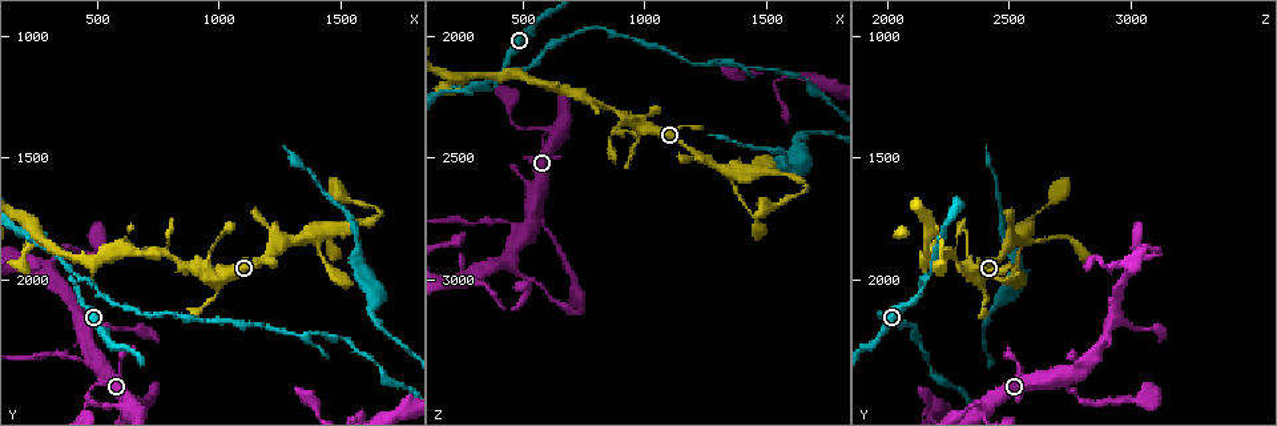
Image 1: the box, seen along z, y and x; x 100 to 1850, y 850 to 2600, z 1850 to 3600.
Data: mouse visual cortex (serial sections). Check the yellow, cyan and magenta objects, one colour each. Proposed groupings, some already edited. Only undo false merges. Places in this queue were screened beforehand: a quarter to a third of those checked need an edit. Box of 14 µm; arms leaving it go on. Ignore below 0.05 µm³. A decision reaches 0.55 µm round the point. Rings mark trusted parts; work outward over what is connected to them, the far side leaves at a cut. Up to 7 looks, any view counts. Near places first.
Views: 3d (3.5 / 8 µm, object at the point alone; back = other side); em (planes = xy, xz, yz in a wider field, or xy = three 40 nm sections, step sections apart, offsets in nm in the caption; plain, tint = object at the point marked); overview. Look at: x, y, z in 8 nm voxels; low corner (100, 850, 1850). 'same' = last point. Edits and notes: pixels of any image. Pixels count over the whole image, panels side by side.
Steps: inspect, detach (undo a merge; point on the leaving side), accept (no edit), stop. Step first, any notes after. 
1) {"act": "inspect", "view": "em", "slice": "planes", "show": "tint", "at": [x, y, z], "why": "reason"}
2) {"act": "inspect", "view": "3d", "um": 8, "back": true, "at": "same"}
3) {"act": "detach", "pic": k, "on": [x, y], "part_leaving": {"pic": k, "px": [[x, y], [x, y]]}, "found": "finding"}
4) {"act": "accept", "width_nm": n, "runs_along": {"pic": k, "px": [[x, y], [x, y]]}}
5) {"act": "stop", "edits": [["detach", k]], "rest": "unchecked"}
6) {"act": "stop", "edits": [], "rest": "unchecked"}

{"act": "inspect", "view": "3d", "um": 3.5, "at": [410, 2030, 2150], "why": "three-way junction"}

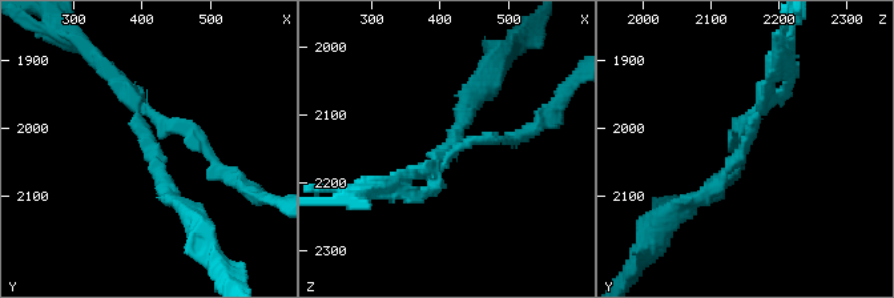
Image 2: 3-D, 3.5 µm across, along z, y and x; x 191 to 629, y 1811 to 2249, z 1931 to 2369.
{"act": "inspect", "view": "em", "slice": "planes", "show": "tint", "at": [420, 2030, 2145], "arms": 3, "arm_widths_nm": [150, 150, 200]}

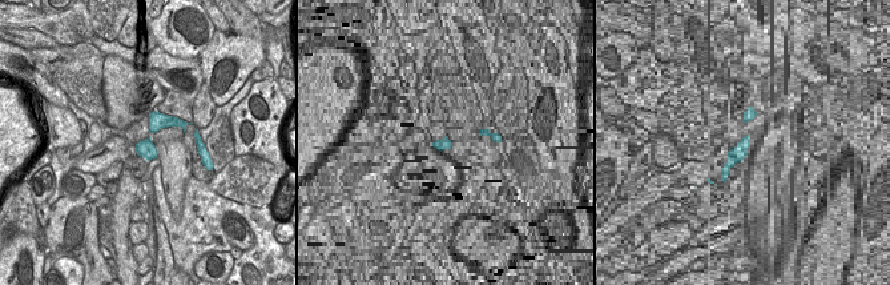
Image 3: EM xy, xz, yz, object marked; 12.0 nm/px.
{"act": "detach", "pic": 2, "on": [201, 144], "found": "two cells meet here"}

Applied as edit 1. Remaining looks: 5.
{"act": "inspect", "view": "3d", "um": 8, "at": [1590, 1770, 2560], "why": "sharp bend"}

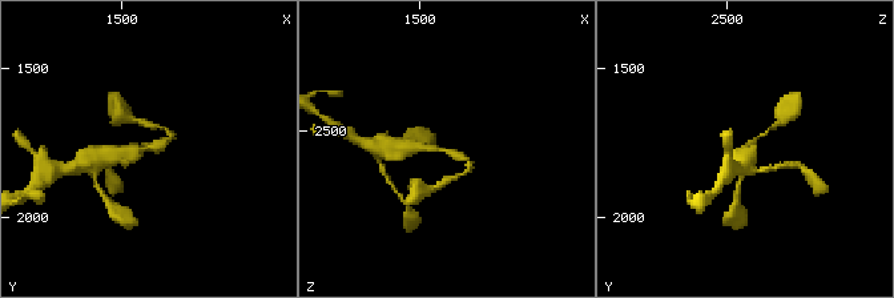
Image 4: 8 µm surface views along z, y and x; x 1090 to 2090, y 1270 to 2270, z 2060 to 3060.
{"act": "inspect", "view": "3d", "um": 3.5, "at": [1590, 1760, 2570]}

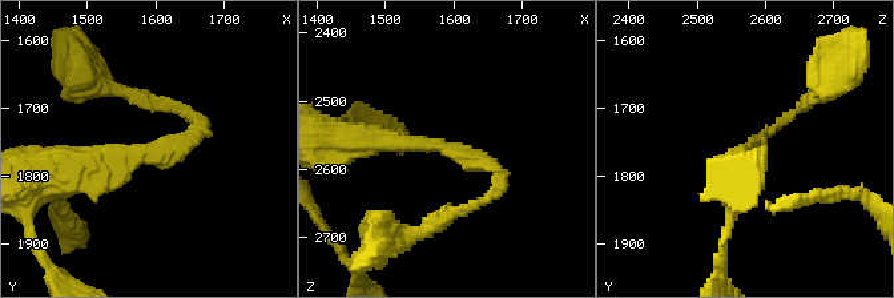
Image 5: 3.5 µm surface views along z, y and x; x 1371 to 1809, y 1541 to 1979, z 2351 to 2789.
{"act": "inspect", "view": "em", "slice": "xy", "step": 3, "show": "tint", "at": [1595, 1770, 2565], "arm_widths_nm": [150, 300], "why": "shape alone is not enough"}

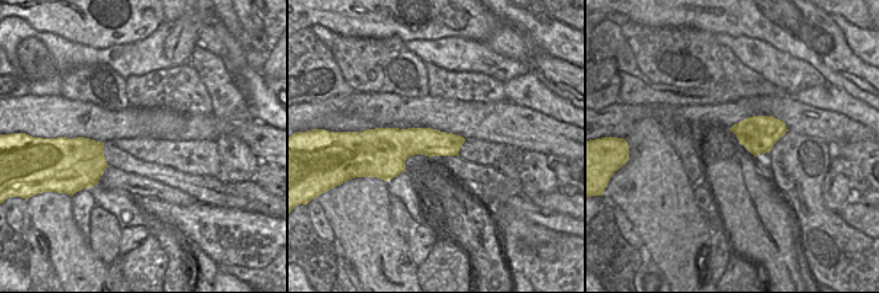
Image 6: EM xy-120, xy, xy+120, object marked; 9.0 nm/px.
{"act": "accept", "runs_along": {"pic": 5, "px": [[357, 140], [455, 147], [492, 168], [492, 192]]}, "found": "continuous, no second cell"}

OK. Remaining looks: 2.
{"act": "inspect", "view": "3d", "um": 3.5, "at": [930, 1960, 2360], "why": "branch point"}

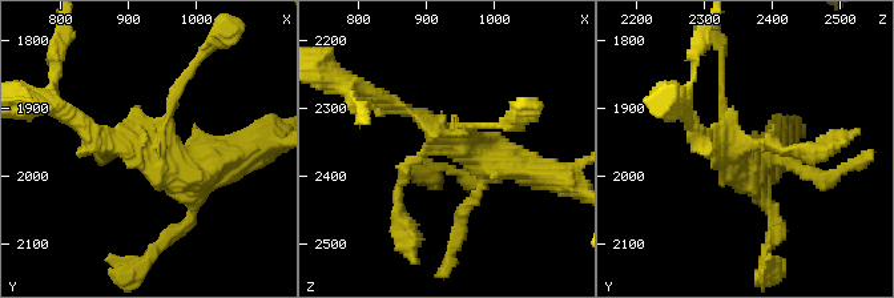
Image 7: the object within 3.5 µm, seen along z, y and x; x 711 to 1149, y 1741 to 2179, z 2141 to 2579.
{"act": "inspect", "view": "em", "slice": "planes", "show": "tint", "at": [945, 1965, 2350], "why": "need the tissue"}

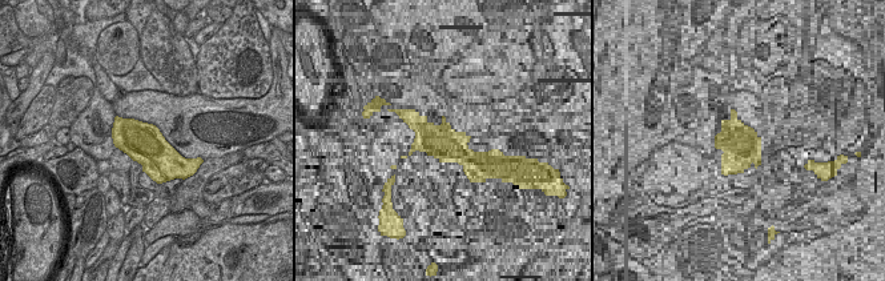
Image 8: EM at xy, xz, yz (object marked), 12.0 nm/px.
{"act": "accept", "runs_along": {"pic": 7, "px": [[528, 170], [488, 164], [382, 99]]}, "found": "one cell here"}

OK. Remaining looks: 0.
{"act": "stop", "edits": [["detach", 2]], "rest": "unchecked"}

